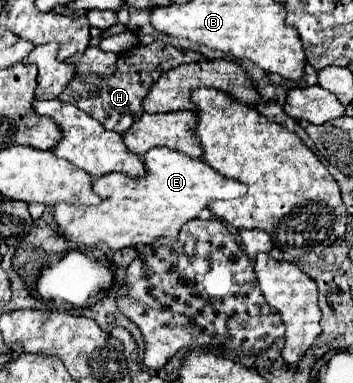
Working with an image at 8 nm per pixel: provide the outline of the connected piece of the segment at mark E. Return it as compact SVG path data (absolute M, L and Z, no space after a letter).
M152 148L144 154L144 162L148 168L148 174L144 178L130 178L126 174L114 172L98 178L94 182L94 192L102 198L98 206L78 206L78 204L56 204L52 216L56 218L58 230L72 242L94 246L100 242L106 242L112 250L122 250L126 246L138 246L138 244L152 244L154 240L168 236L176 238L182 226L194 218L212 202L212 200L228 200L228 198L240 198L246 194L246 184L238 180L230 180L214 168L210 168L200 158L190 158L184 152L174 152L170 148Z

